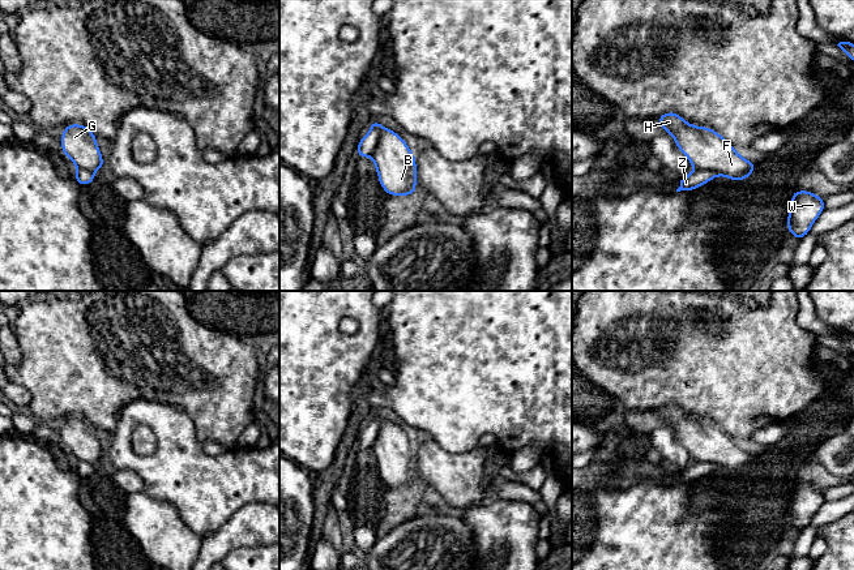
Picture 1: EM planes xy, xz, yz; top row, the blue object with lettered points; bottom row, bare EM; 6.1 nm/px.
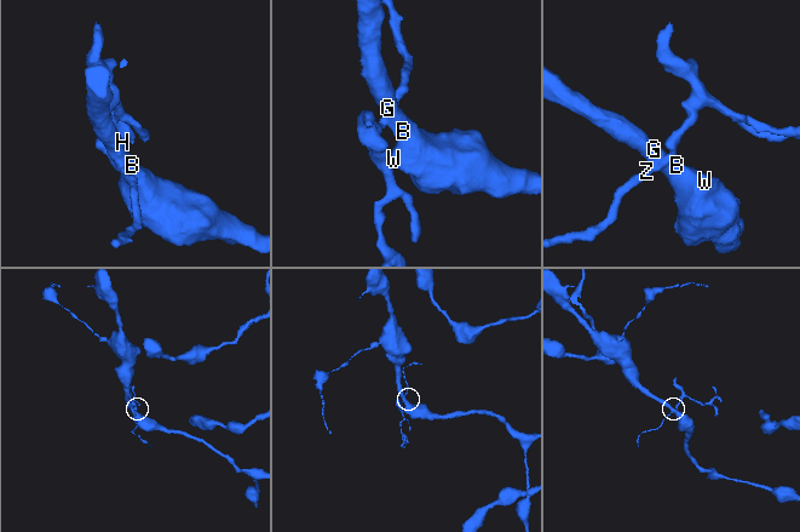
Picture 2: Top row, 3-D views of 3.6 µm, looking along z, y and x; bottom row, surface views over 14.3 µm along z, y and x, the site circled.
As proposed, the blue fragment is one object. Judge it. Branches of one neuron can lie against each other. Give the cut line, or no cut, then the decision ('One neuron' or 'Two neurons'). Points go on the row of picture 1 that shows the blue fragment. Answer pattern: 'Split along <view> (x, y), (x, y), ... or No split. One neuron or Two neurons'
Split along xz (383, 127), (379, 141), (370, 154). Two neurons

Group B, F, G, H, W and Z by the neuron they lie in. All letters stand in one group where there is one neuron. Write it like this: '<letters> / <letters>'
B F G H W / Z

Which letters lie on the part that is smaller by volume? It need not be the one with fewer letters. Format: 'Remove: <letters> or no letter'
Remove: Z

